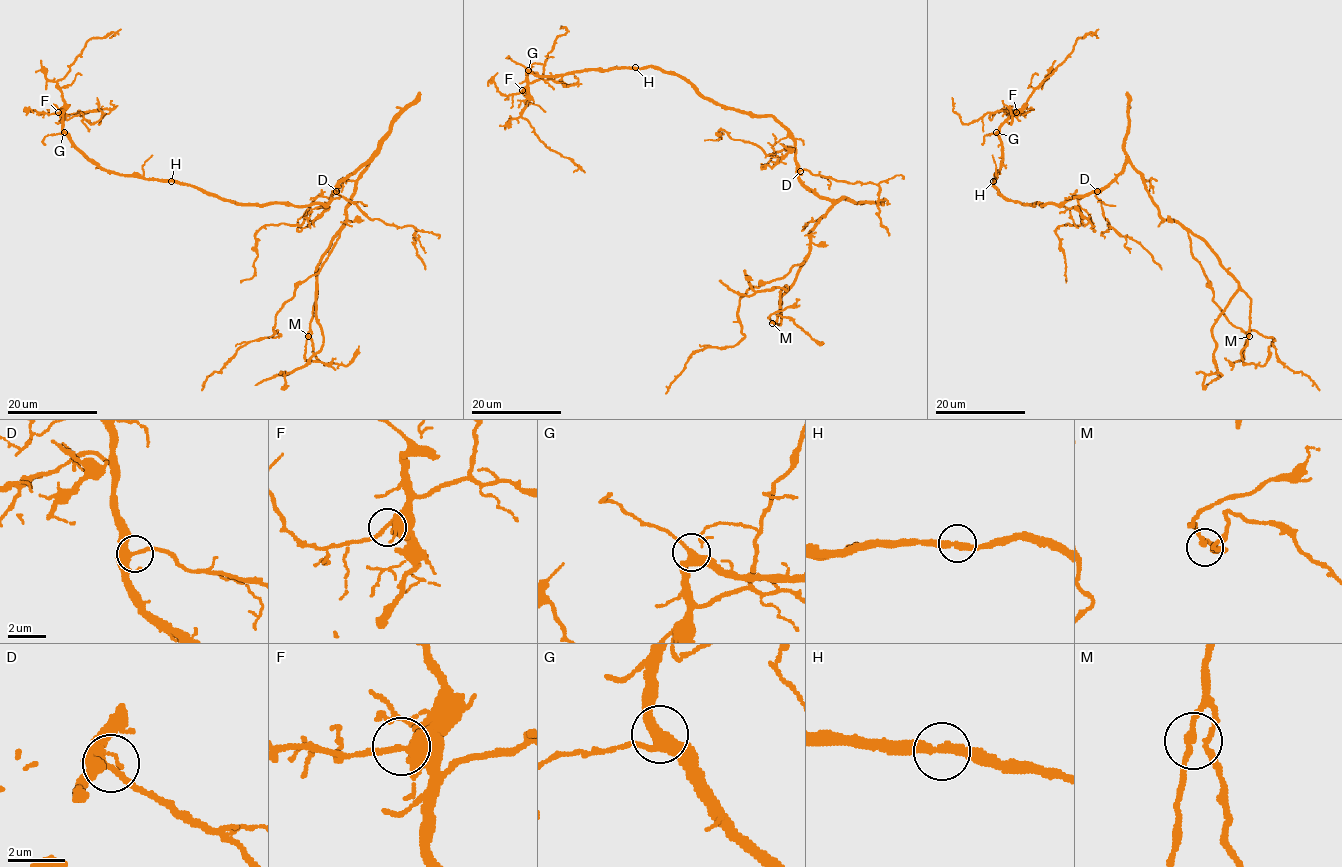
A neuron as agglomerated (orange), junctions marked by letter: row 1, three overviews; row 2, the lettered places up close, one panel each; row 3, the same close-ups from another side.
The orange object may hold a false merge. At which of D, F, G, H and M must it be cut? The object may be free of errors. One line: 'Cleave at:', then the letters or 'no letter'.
Cleave at: no letter

